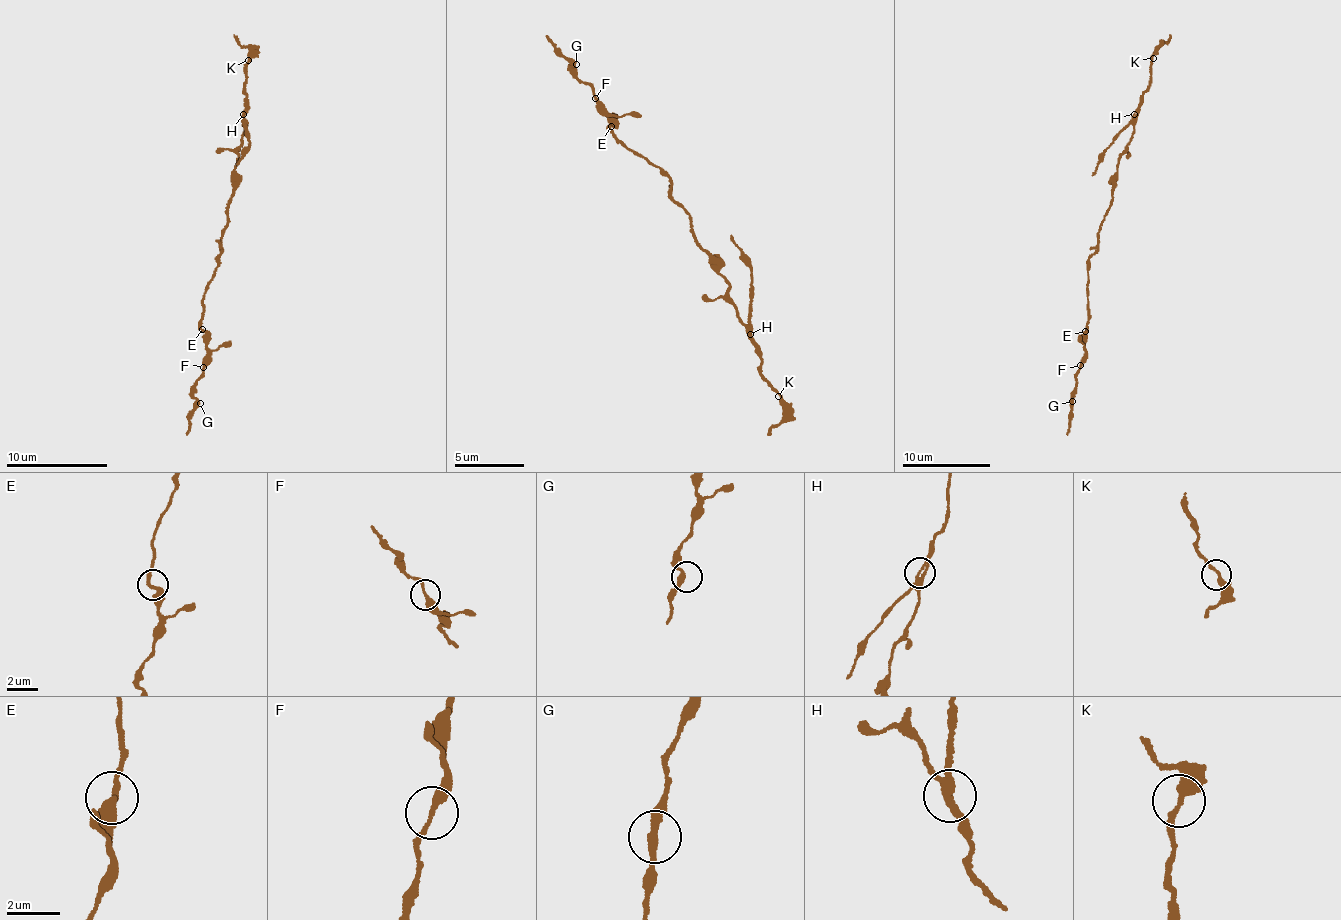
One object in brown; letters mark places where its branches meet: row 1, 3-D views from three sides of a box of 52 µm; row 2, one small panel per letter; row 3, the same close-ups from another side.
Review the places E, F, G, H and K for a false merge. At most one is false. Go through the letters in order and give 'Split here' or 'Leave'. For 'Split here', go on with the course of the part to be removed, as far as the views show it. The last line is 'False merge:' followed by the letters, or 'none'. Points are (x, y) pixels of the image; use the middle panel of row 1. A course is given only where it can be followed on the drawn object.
E: Leave
F: Leave
G: Leave
H: Split here. Course of the part to remove: (751, 332), (747, 318), (752, 281), (731, 233)
K: Leave
False merge: H

